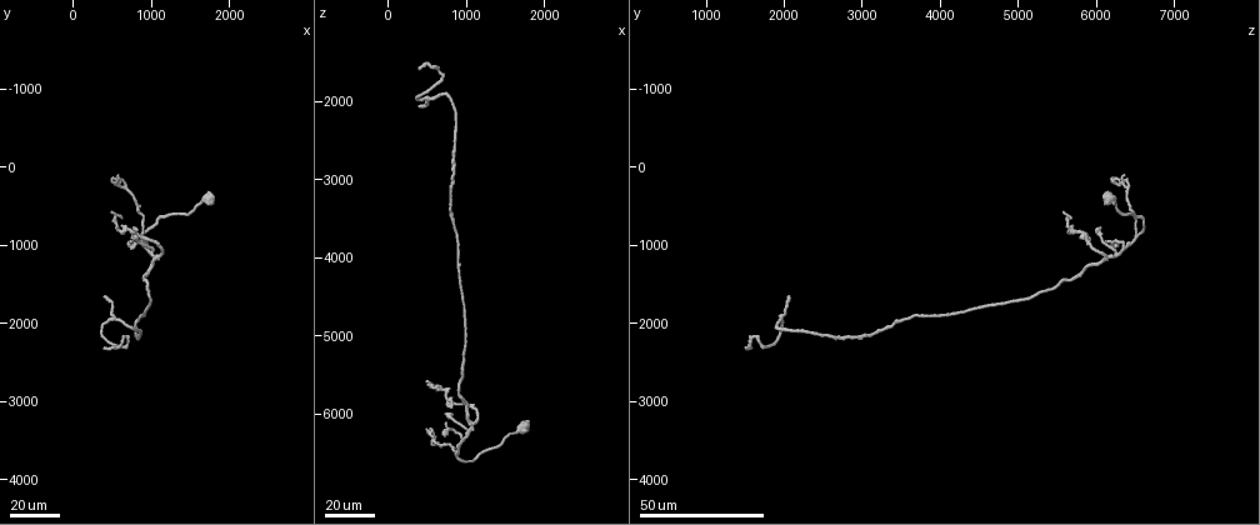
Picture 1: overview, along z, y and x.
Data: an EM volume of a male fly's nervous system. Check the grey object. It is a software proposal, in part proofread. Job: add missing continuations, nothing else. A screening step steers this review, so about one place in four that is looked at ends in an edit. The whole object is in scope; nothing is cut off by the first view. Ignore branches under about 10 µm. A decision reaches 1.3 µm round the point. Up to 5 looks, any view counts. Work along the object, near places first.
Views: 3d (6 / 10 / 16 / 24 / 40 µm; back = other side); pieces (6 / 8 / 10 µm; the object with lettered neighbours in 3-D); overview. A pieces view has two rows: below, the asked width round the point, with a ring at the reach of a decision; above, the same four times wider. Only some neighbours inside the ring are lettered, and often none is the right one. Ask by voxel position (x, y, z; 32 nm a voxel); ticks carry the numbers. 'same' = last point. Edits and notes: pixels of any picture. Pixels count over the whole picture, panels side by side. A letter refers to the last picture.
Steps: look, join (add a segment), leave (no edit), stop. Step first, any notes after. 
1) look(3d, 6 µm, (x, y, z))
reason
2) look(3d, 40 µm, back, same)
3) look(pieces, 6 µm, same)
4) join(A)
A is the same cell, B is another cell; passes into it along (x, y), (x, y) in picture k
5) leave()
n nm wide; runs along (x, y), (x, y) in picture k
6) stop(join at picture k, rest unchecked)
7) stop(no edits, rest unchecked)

look(3d, 40 µm, (450, 1650, 2050))
branch stops here

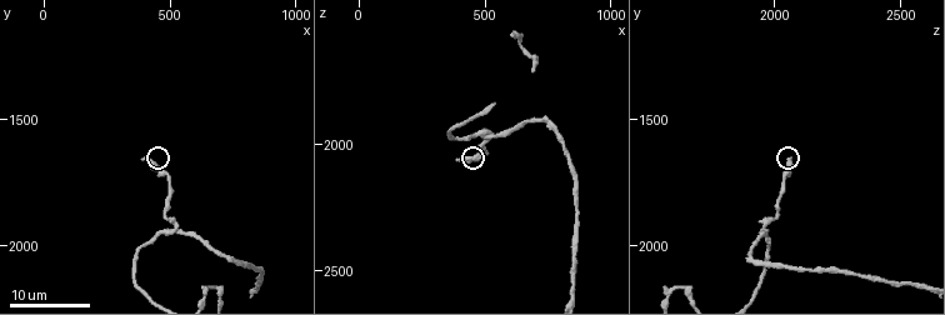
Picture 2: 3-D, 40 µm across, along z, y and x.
look(pieces, 10 µm, (400, 1670, 2070))

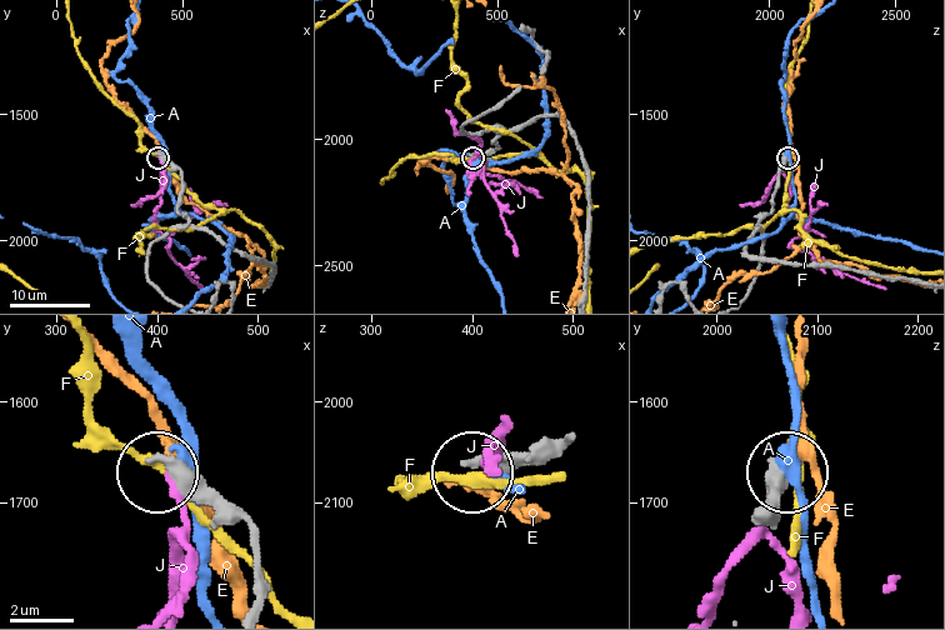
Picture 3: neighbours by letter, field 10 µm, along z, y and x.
leave()
A, E, F and J are other cells; runs along (566, 434), (473, 464) in picture 3; none of them fits

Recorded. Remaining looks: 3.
look(3d, 40 µm, (400, 2350, 1550))
end of a long branch

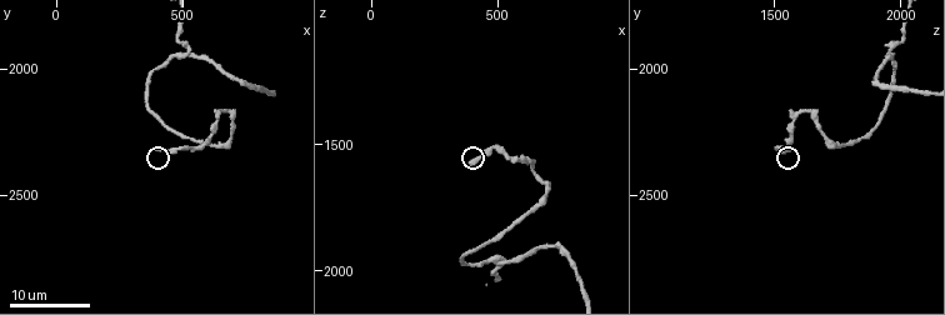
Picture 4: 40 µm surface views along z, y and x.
look(3d, 10 µm, (400, 2320, 1580))
closer look

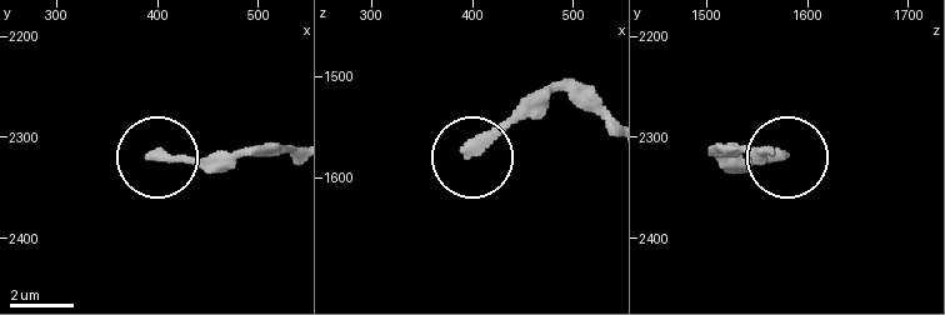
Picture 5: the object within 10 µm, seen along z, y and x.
look(pieces, 8 µm, (396, 2316, 1576))
what lies round it

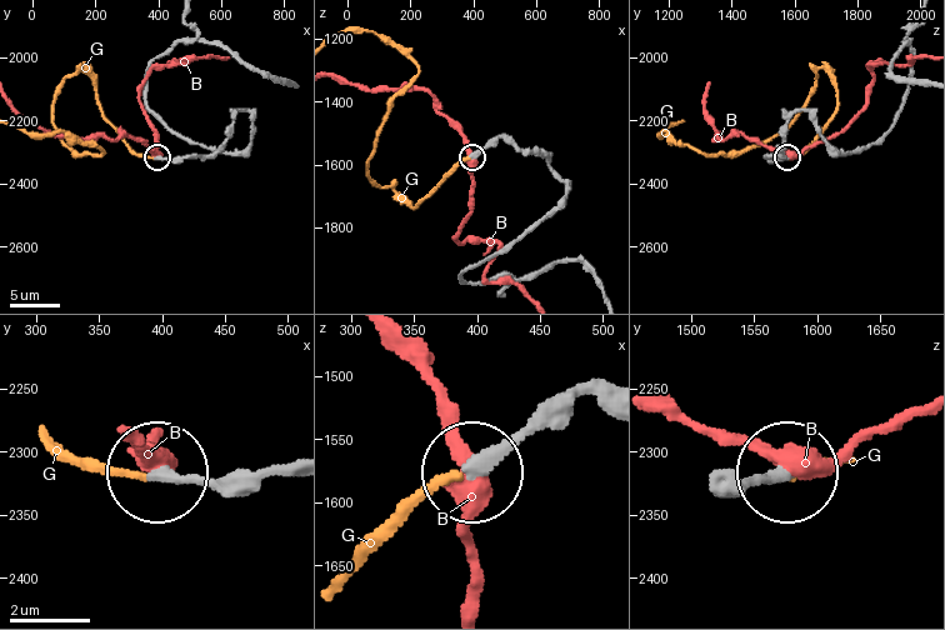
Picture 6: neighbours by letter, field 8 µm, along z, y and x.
join(G)
G is the same cell, B is another cell; passes into it along (230, 475), (170, 483), (99, 473), (59, 441) in picture 6; the neuron continues

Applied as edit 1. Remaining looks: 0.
stop(join at picture 6, rest unchecked)

